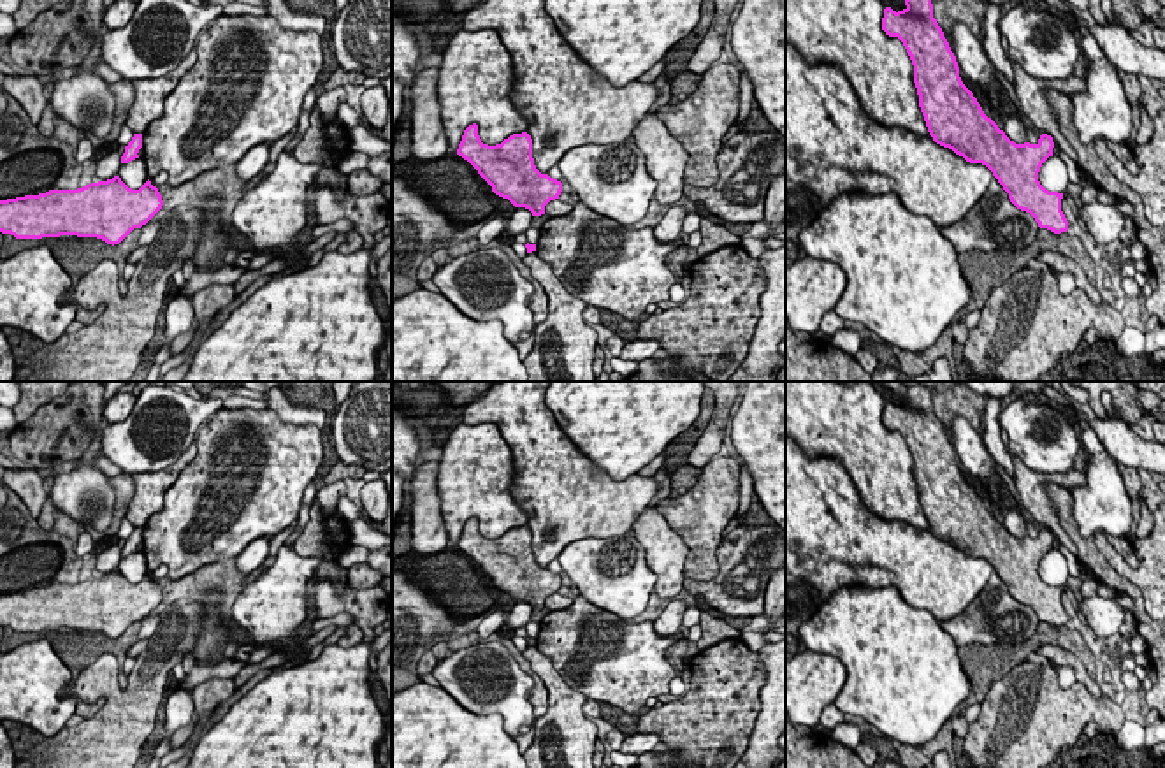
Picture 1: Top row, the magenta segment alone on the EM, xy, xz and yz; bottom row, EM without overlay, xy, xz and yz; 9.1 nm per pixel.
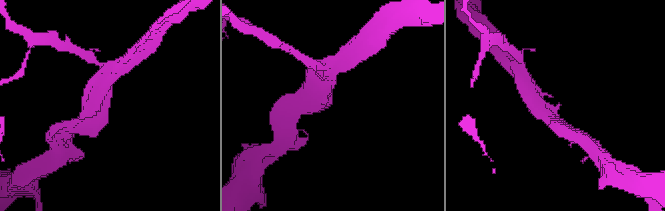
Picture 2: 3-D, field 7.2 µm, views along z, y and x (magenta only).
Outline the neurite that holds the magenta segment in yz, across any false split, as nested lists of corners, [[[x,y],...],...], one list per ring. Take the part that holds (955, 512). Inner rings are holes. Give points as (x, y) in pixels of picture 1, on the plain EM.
[[[912,385],[907,387],[905,399],[907,401],[898,406],[891,401],[884,402],[882,424],[889,431],[898,431],[912,453],[919,501],[933,534],[952,543],[970,557],[986,559],[1009,587],[1010,596],[1017,603],[1030,606],[1040,622],[1047,622],[1054,627],[1067,626],[1068,615],[1061,605],[1063,587],[1049,585],[1038,575],[1042,557],[1053,550],[1053,531],[1042,527],[1037,538],[1016,538],[1010,534],[1005,525],[984,508],[973,487],[963,478],[956,450],[933,411],[931,390],[924,385]]]

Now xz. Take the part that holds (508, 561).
[[[473,517],[464,524],[457,548],[478,564],[496,589],[508,592],[515,601],[529,603],[532,610],[545,608],[545,599],[562,585],[561,575],[536,562],[527,525],[488,540],[481,536],[478,518]]]

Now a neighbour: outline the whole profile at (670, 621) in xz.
[[[671,601],[661,617],[654,620],[654,629],[659,636],[669,636],[680,631],[684,612],[687,608],[685,601]]]

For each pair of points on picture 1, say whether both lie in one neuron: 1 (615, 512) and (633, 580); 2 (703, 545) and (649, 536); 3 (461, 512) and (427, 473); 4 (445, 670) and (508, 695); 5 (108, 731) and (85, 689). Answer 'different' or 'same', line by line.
1: different
2: different
3: different
4: same
5: same

